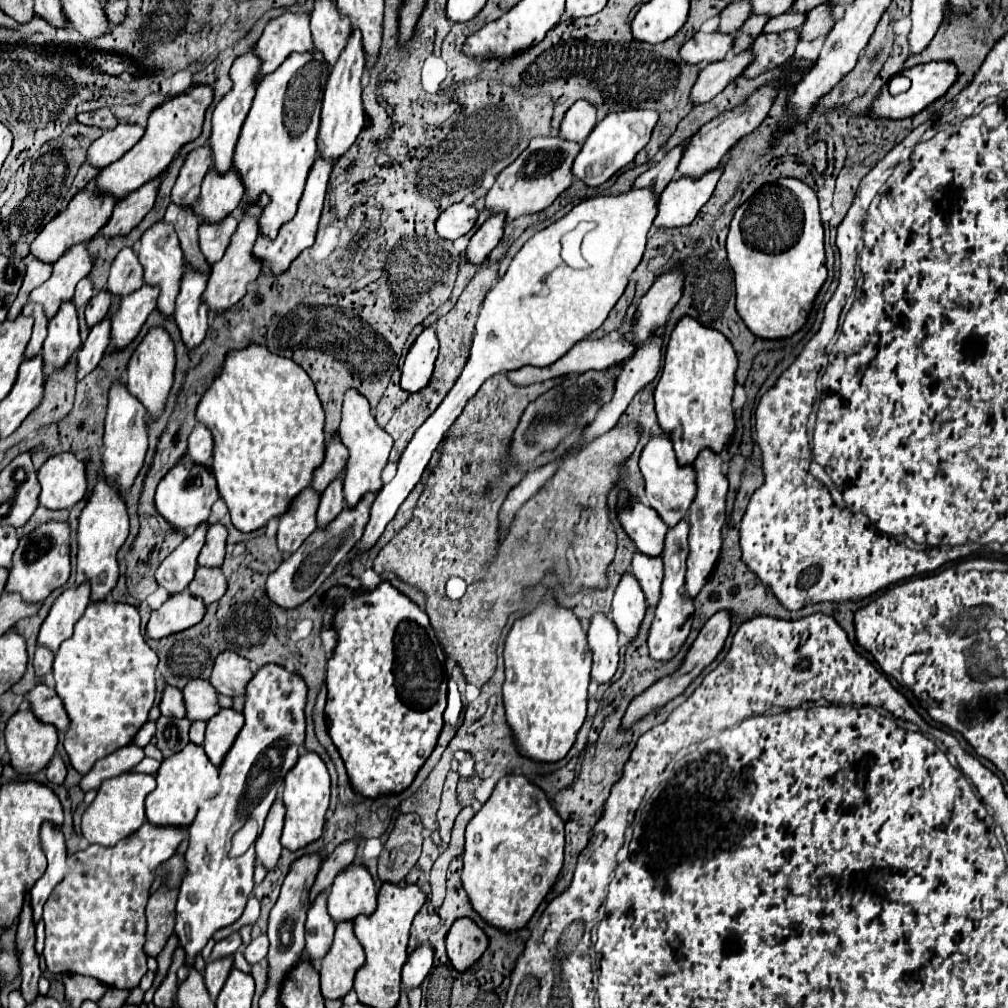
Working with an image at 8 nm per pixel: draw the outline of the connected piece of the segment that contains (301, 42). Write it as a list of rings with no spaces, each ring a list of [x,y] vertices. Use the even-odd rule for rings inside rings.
[[[285,11],[281,17],[275,17],[267,23],[261,39],[257,41],[259,57],[263,59],[263,71],[259,79],[275,71],[291,53],[303,53],[313,49],[313,39],[309,31],[307,13]]]

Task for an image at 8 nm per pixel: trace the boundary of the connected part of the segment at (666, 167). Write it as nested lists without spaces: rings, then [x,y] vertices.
[[[683,145],[669,151],[657,165],[647,169],[633,181],[633,189],[649,189],[655,191],[655,195],[659,195],[665,189],[665,185],[677,175],[677,163],[681,155],[683,155]]]

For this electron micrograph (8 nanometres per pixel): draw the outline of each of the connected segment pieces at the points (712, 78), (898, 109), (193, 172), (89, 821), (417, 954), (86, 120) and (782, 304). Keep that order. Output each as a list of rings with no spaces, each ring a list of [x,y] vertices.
[[[739,53],[733,59],[723,59],[717,63],[711,63],[699,71],[699,77],[691,89],[689,99],[697,103],[707,103],[715,95],[719,95],[735,77],[743,73],[743,69],[751,63],[751,53]]]
[[[923,63],[923,65],[915,65],[915,67],[909,67],[903,71],[905,77],[909,77],[913,81],[913,87],[903,93],[903,95],[897,95],[897,97],[891,97],[887,93],[887,89],[883,87],[879,91],[879,95],[871,101],[871,107],[869,107],[869,117],[871,119],[905,119],[905,117],[913,117],[915,113],[923,111],[931,101],[939,99],[941,95],[945,95],[947,87],[951,87],[951,83],[955,81],[955,67],[951,67],[951,63]]]
[[[209,145],[197,147],[185,157],[179,179],[171,193],[173,203],[179,203],[179,205],[195,203],[195,199],[199,197],[199,191],[201,191],[201,181],[203,181],[205,173],[209,171],[209,167],[213,165],[211,157],[213,157],[213,153],[211,153]]]
[[[121,773],[119,777],[107,779],[99,791],[95,801],[87,807],[83,821],[81,821],[81,833],[89,843],[113,847],[117,841],[129,837],[135,833],[145,821],[145,797],[155,789],[155,775],[147,773]]]
[[[427,945],[417,947],[417,949],[409,955],[407,963],[403,965],[401,983],[403,983],[407,989],[417,989],[417,987],[425,981],[427,973],[431,971],[431,967],[433,967],[433,949],[427,947]]]
[[[97,109],[97,111],[91,111],[91,113],[79,113],[77,121],[83,123],[83,125],[97,125],[105,131],[113,129],[119,123],[117,117],[111,113],[111,109]]]
[[[795,177],[763,185],[735,211],[727,235],[727,257],[735,273],[737,313],[745,325],[763,339],[793,335],[807,321],[811,303],[827,279],[815,191]]]

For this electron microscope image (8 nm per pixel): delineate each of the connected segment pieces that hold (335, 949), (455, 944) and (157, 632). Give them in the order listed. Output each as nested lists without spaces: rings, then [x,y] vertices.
[[[339,921],[335,939],[321,959],[321,993],[325,999],[337,999],[351,991],[355,971],[363,965],[365,953],[355,937],[351,921]]]
[[[461,917],[453,923],[447,935],[447,955],[457,971],[469,969],[487,949],[489,937],[469,917]]]
[[[189,591],[169,595],[169,599],[151,613],[151,619],[147,623],[147,637],[163,639],[171,633],[179,633],[199,623],[203,615],[205,615],[203,601],[191,595]]]

